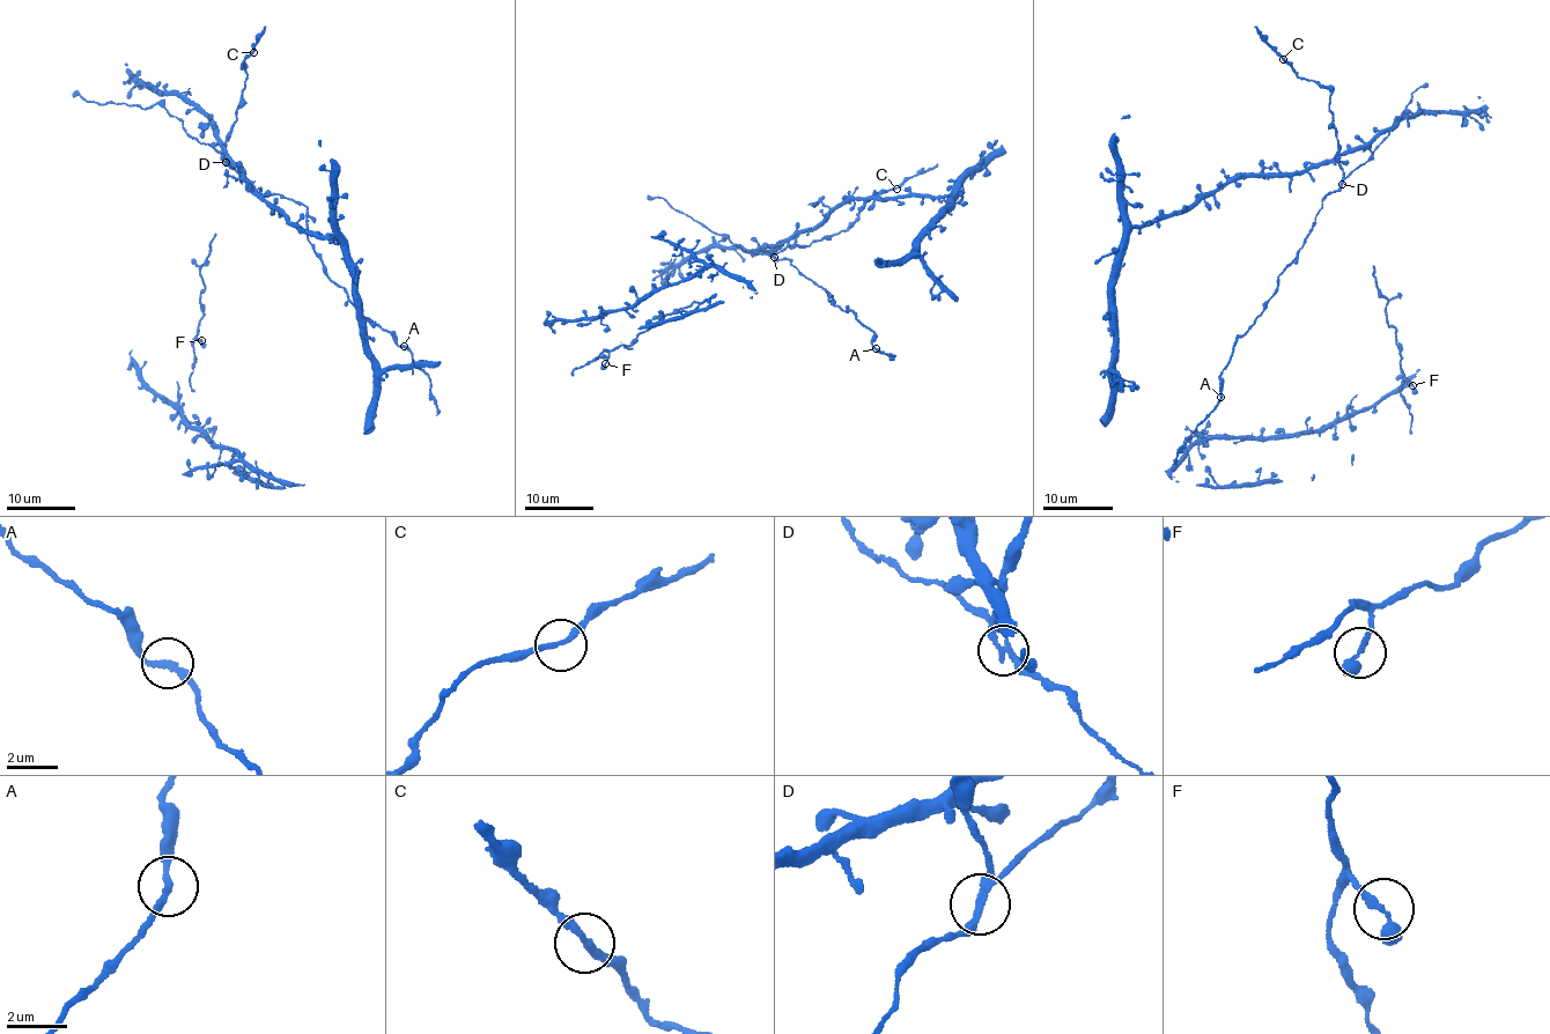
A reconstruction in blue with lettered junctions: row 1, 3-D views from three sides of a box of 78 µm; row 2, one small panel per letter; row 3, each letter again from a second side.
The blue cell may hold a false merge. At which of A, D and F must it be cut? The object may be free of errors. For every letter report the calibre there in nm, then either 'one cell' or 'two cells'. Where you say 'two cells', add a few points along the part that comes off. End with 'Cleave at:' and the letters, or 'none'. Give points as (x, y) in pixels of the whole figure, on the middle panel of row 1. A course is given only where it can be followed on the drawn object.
A: 200 nm thick; one cell
D: 240 nm thick; one cell
F: 240 nm thick; one cell
Cleave at: none

